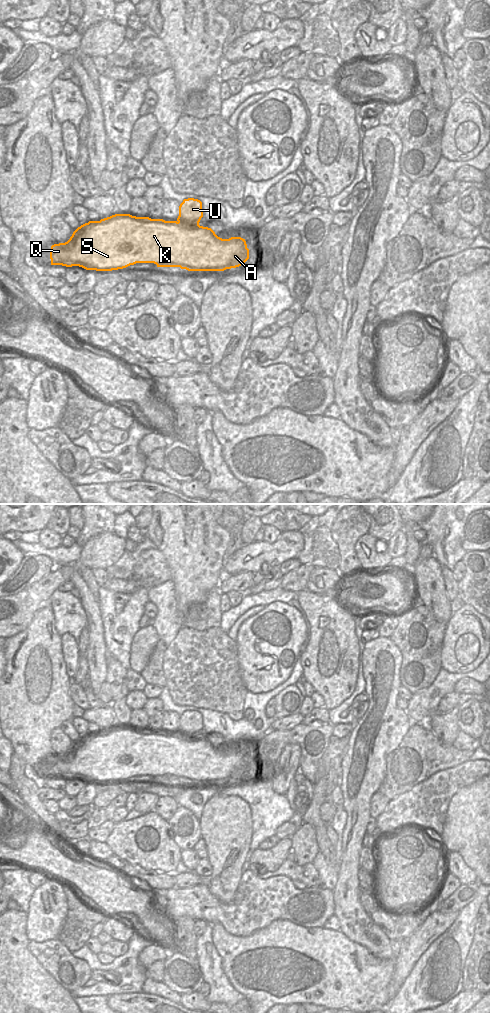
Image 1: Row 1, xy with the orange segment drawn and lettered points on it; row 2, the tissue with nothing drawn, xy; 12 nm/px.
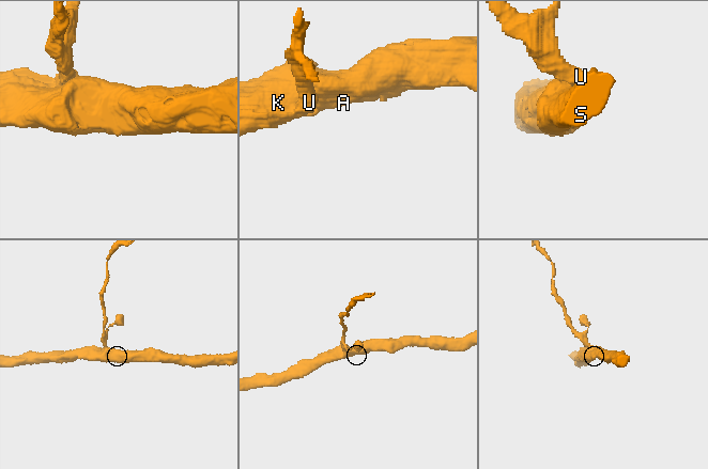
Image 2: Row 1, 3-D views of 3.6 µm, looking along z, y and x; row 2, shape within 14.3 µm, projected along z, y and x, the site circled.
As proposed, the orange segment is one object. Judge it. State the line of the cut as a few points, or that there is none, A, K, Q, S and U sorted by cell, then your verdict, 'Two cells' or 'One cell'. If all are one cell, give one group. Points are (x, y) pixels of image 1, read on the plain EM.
Split along xy (178, 734), (189, 731), (194, 732), (198, 737). Groups: A K Q S / U. Two cells

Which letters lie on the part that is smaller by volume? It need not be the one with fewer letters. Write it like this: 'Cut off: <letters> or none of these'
Cut off: U

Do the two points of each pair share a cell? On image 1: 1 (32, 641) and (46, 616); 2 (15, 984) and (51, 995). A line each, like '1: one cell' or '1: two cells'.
1: one cell
2: one cell

